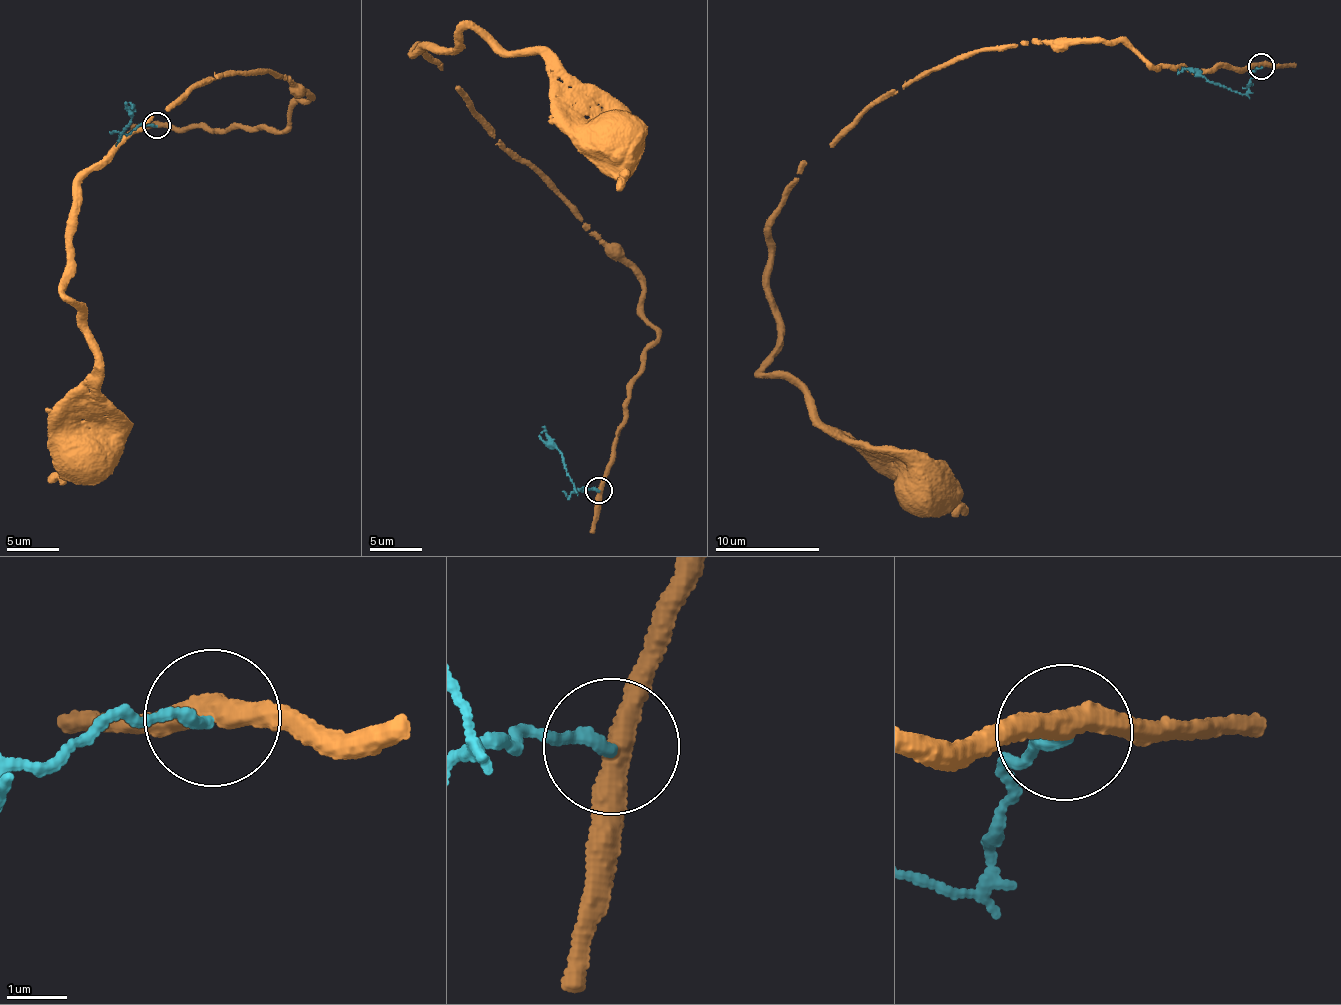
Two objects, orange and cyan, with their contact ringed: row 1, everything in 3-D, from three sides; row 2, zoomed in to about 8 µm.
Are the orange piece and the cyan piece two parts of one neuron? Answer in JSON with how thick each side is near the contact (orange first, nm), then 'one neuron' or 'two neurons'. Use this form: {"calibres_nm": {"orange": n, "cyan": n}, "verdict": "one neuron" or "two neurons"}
{"calibres_nm": {"orange": 380, "cyan": 180}, "verdict": "two neurons"}

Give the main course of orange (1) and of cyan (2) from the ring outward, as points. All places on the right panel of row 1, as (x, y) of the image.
1: (1259, 67), (1025, 41), (950, 60), (804, 160), (769, 230), (778, 349), (764, 371), (928, 487)
2: (1261, 67), (1251, 71), (1245, 93), (1208, 83), (1185, 70), (1178, 75)

